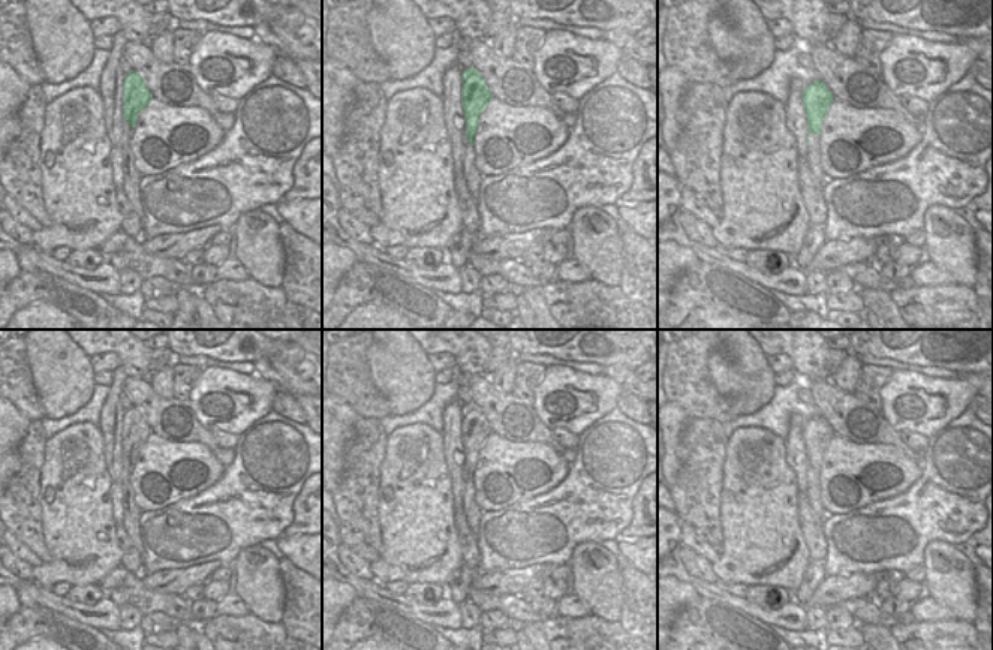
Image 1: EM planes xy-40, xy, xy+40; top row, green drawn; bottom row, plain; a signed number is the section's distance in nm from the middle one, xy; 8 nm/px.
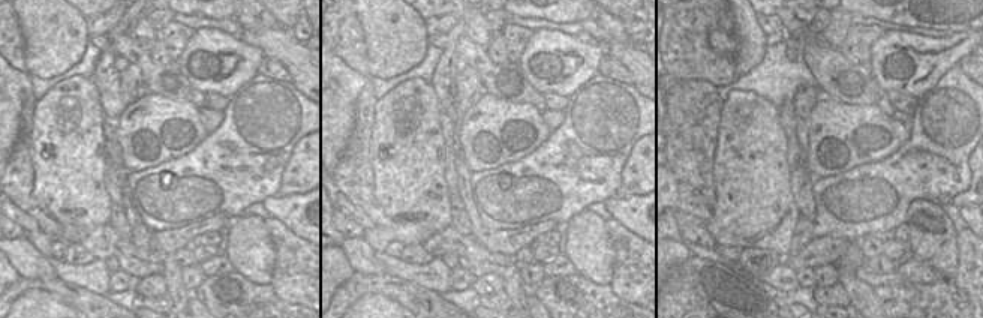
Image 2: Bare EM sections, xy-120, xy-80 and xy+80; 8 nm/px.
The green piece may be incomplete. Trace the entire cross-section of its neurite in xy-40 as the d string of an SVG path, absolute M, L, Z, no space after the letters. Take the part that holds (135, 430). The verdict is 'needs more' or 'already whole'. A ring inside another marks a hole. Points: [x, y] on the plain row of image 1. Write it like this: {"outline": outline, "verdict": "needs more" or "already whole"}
{"outline": "M130 406L123 416L123 512L124 512L124 530L133 545L141 554L144 569L144 547L141 535L138 532L138 521L141 518L141 509L135 503L135 493L130 485L132 463L136 458L136 449L151 434L142 412L136 406Z", "verdict": "needs more"}

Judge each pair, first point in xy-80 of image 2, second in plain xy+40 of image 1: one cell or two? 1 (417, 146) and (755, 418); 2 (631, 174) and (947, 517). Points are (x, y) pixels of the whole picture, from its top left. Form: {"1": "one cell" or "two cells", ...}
{"1": "two cells", "2": "two cells"}

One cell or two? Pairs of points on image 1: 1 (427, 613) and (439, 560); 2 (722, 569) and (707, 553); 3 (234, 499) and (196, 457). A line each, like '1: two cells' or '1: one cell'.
1: two cells
2: two cells
3: two cells

